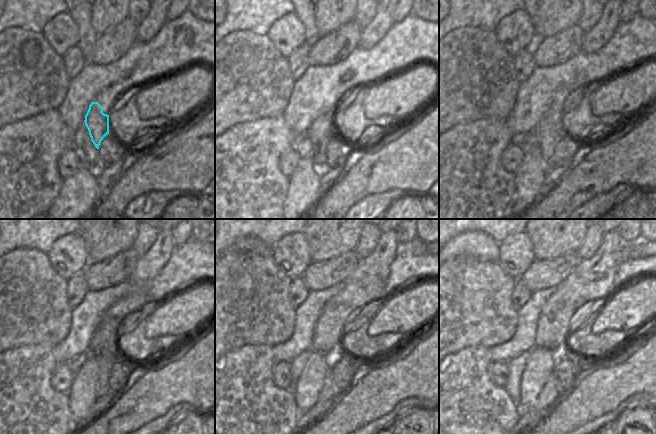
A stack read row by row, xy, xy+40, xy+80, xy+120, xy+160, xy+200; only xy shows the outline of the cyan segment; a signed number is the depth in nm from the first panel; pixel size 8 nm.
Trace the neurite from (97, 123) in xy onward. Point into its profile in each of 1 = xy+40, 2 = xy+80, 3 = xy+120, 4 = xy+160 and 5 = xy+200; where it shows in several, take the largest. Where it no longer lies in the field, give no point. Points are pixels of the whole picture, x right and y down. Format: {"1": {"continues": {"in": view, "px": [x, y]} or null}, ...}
{"1": {"continues": {"in": "xy+40", "px": [324, 129]}}, "2": {"continues": {"in": "xy+80", "px": [548, 132]}}, "3": {"continues": {"in": "xy+120", "px": [105, 361]}}, "4": {"continues": {"in": "xy+160", "px": [328, 393]}}, "5": {"continues": {"in": "xy+200", "px": [549, 396]}}}

